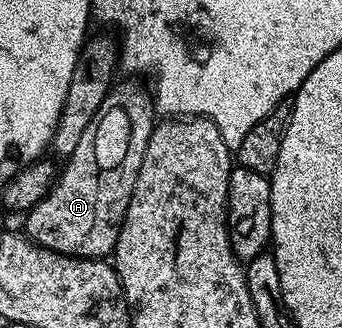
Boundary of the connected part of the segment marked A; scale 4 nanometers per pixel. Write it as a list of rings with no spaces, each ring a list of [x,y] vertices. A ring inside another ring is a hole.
[[[122,84],[119,86],[111,87],[107,96],[100,104],[100,108],[96,110],[91,122],[84,129],[84,134],[80,137],[80,142],[77,143],[76,148],[72,150],[70,156],[65,157],[63,166],[61,165],[60,171],[57,173],[57,179],[54,181],[47,196],[40,201],[34,208],[25,213],[26,229],[25,235],[29,237],[34,244],[47,248],[50,251],[59,252],[61,255],[76,256],[76,257],[97,257],[106,258],[111,255],[118,241],[118,235],[122,229],[124,222],[124,214],[128,214],[128,202],[132,198],[132,186],[136,186],[136,178],[140,174],[140,162],[144,162],[144,150],[150,141],[150,135],[156,123],[156,109],[151,93],[146,92],[138,84]]]

